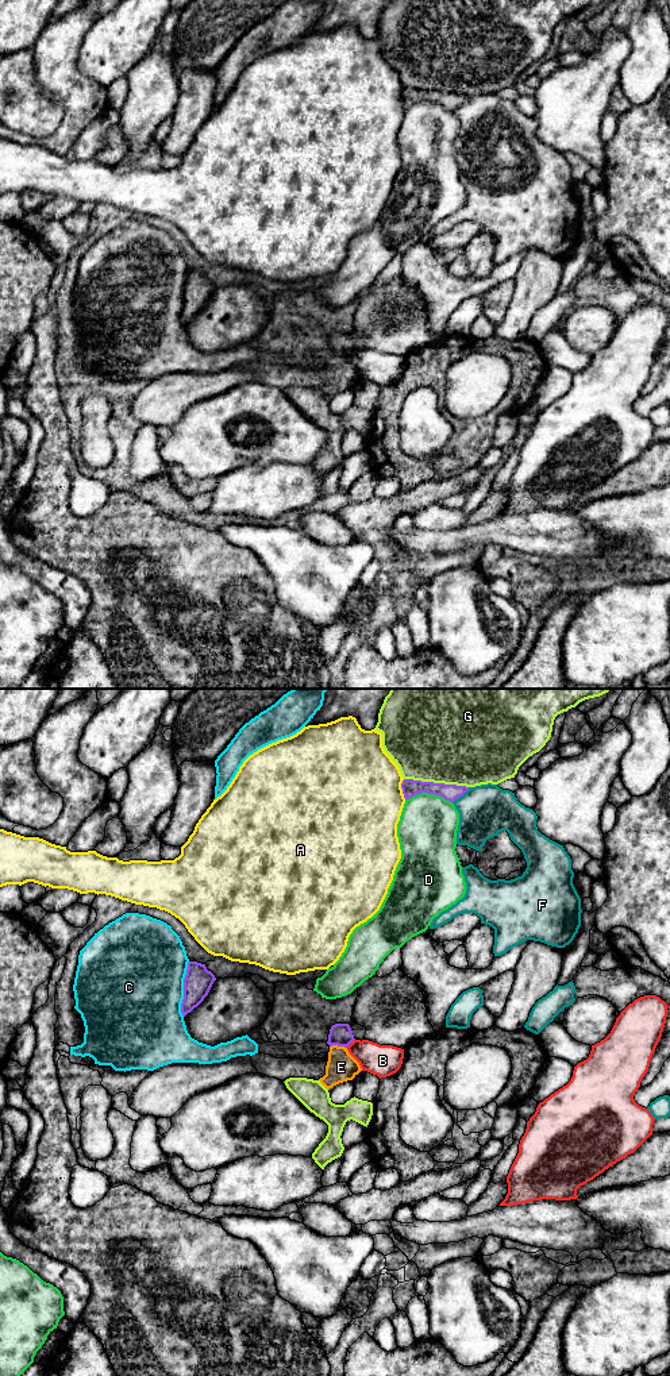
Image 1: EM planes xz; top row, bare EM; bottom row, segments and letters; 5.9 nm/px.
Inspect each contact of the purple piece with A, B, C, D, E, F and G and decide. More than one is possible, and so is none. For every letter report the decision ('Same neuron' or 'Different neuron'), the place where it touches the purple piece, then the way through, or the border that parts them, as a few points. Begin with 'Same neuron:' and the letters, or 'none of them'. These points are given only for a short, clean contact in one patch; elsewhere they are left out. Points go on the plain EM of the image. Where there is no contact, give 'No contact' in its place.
Same neuron: none of them
A: Different neuron. Touches purple at xz (401, 96)
B: Different neuron. Touches purple at xz (350, 351)
C: Different neuron. Touches purple at xz (184, 297)
D: Different neuron. Touches purple at xz (428, 101)
E: Different neuron. Touches purple at xz (338, 354). Boundary: xz (330, 354), (343, 354), (346, 357)
F: Different neuron. Touches purple at xz (461, 104)
G: Different neuron. Touches purple at xz (436, 92)

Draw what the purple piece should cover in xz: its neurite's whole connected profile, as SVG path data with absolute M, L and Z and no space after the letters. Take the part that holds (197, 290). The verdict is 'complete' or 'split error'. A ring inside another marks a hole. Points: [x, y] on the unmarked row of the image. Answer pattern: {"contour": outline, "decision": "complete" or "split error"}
{"contour": "M197 270L188 271L181 312L184 325L204 309L215 289L215 284L207 278L205 273Z", "decision": "complete"}

